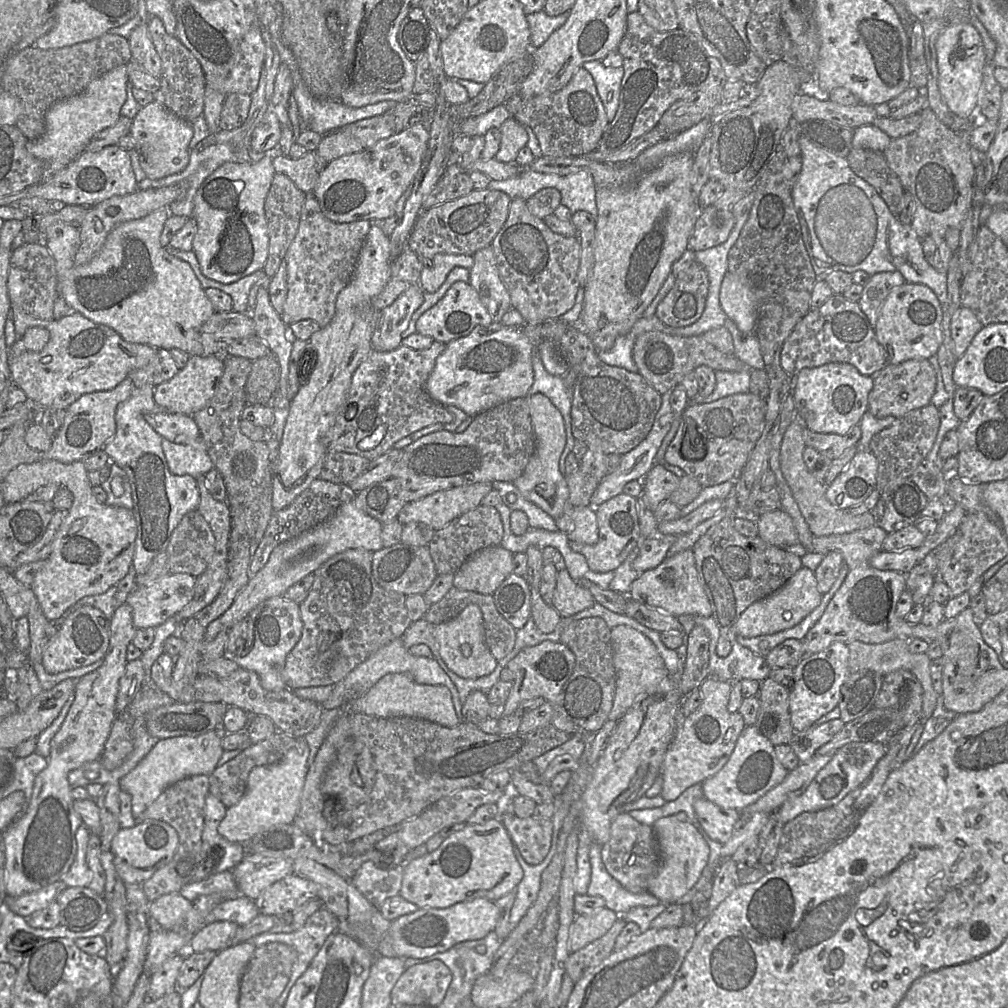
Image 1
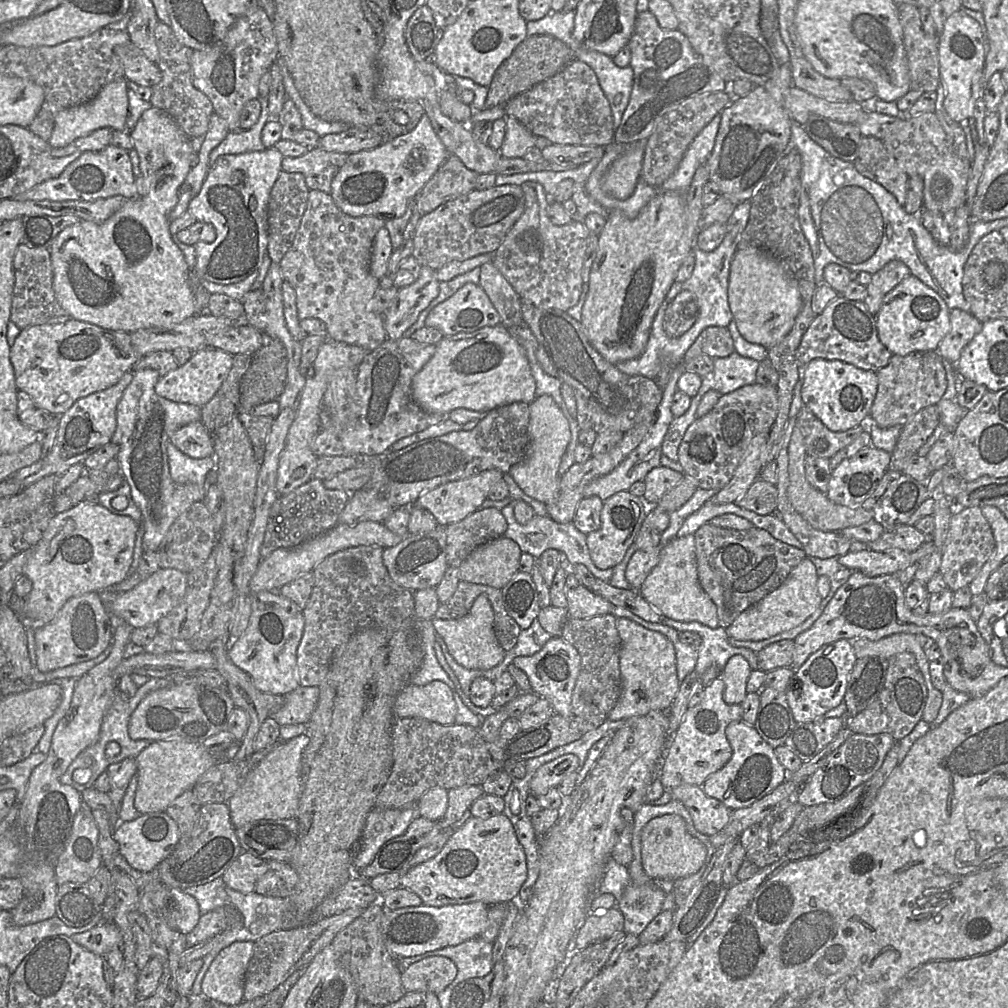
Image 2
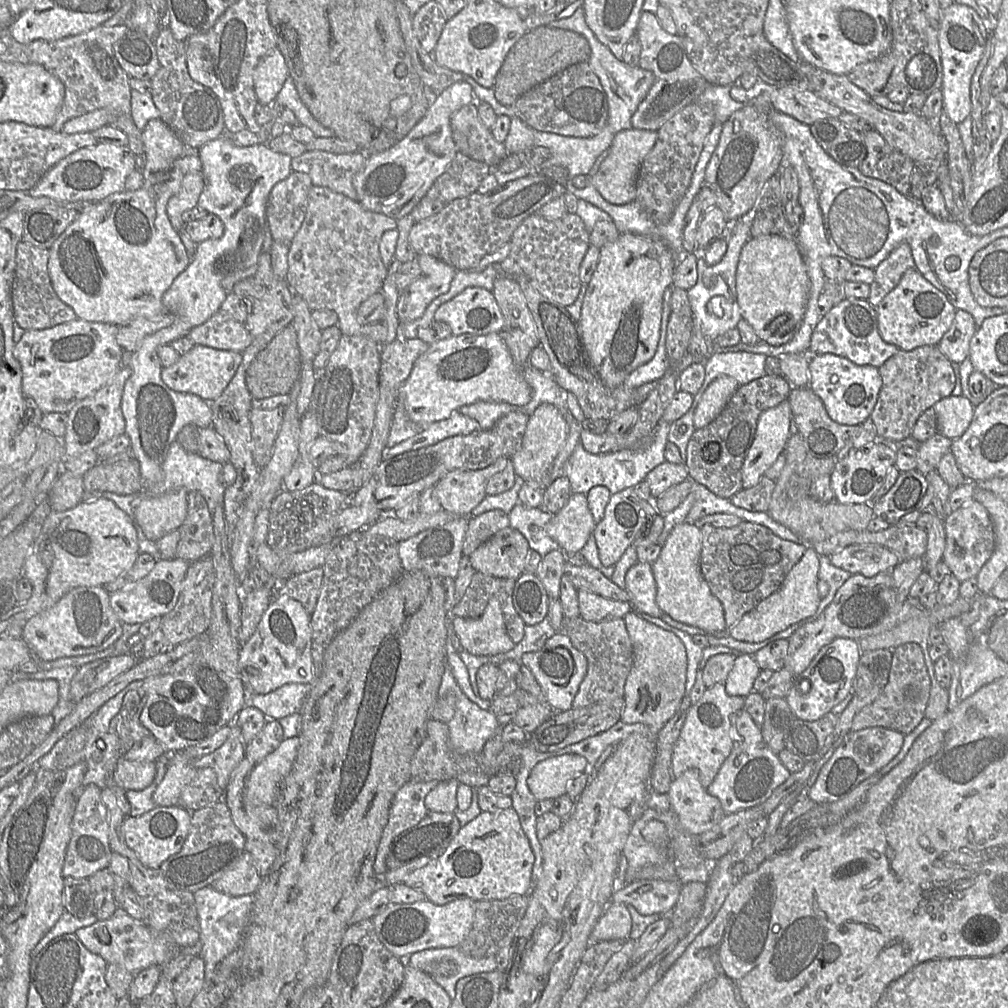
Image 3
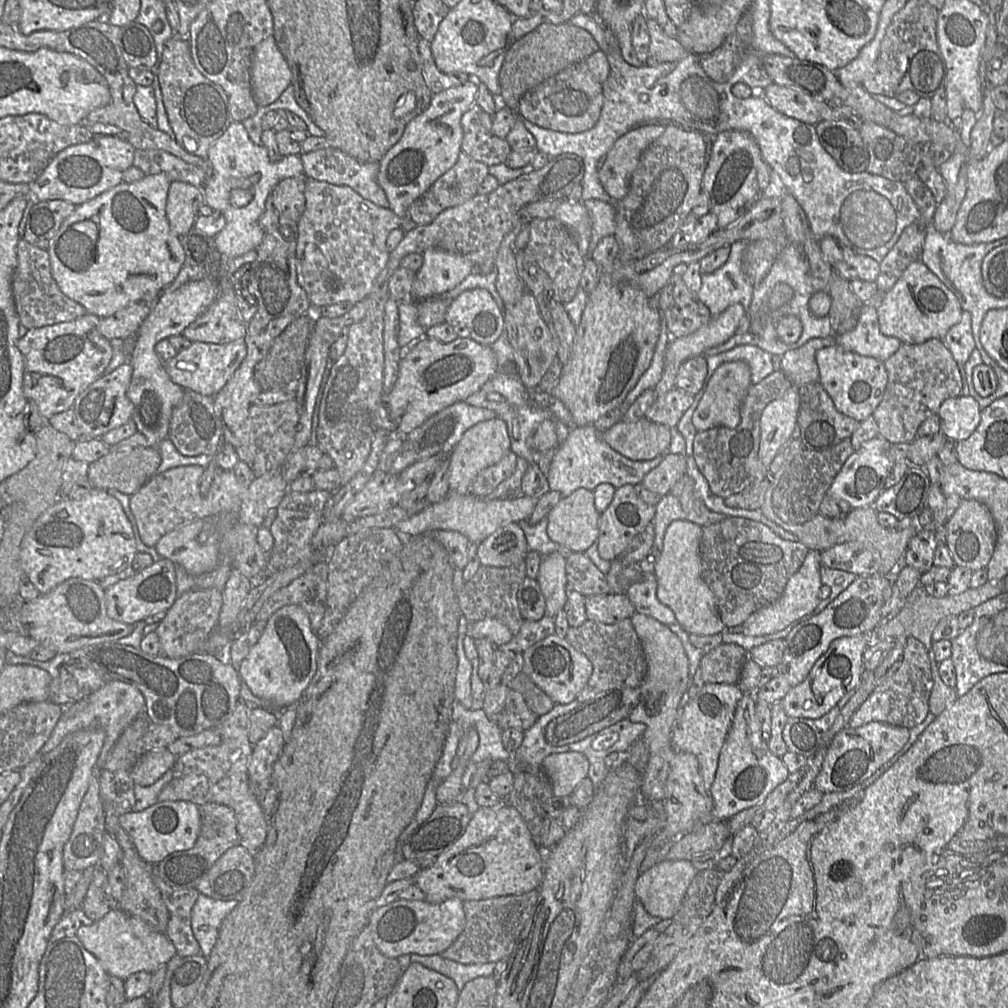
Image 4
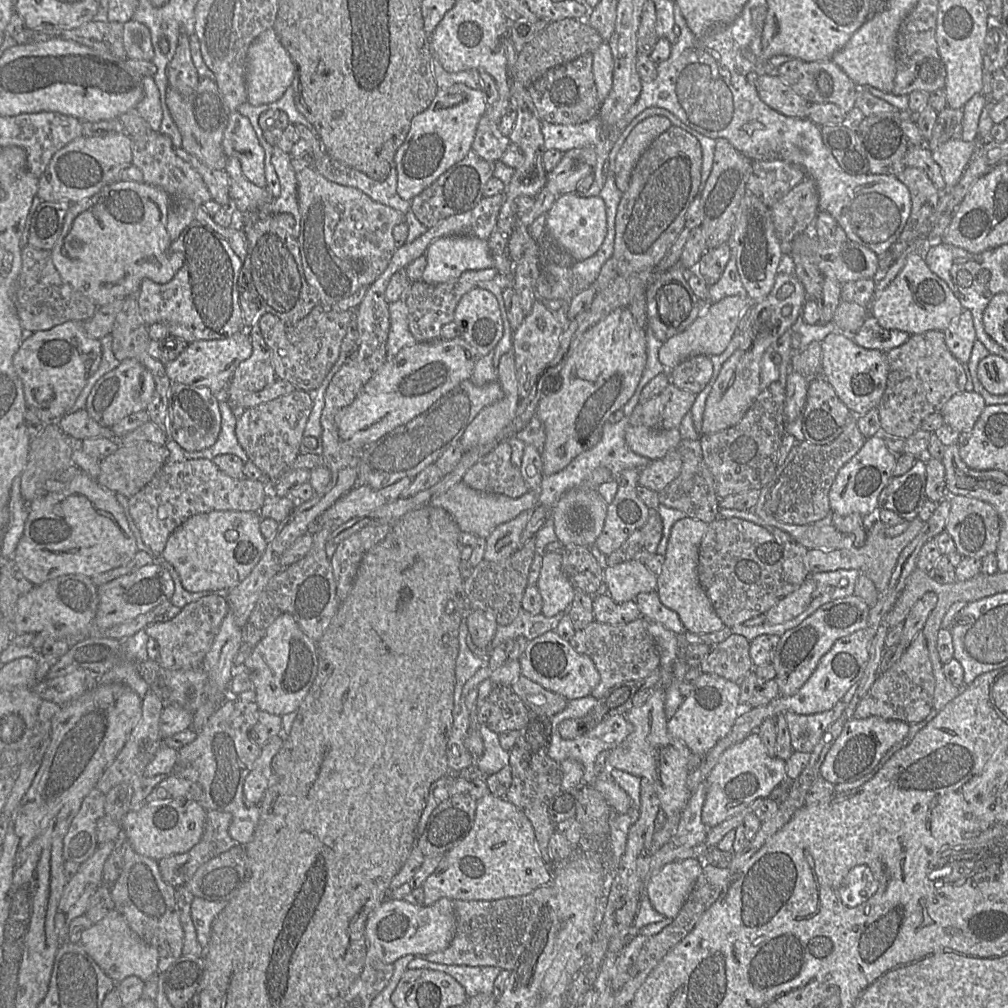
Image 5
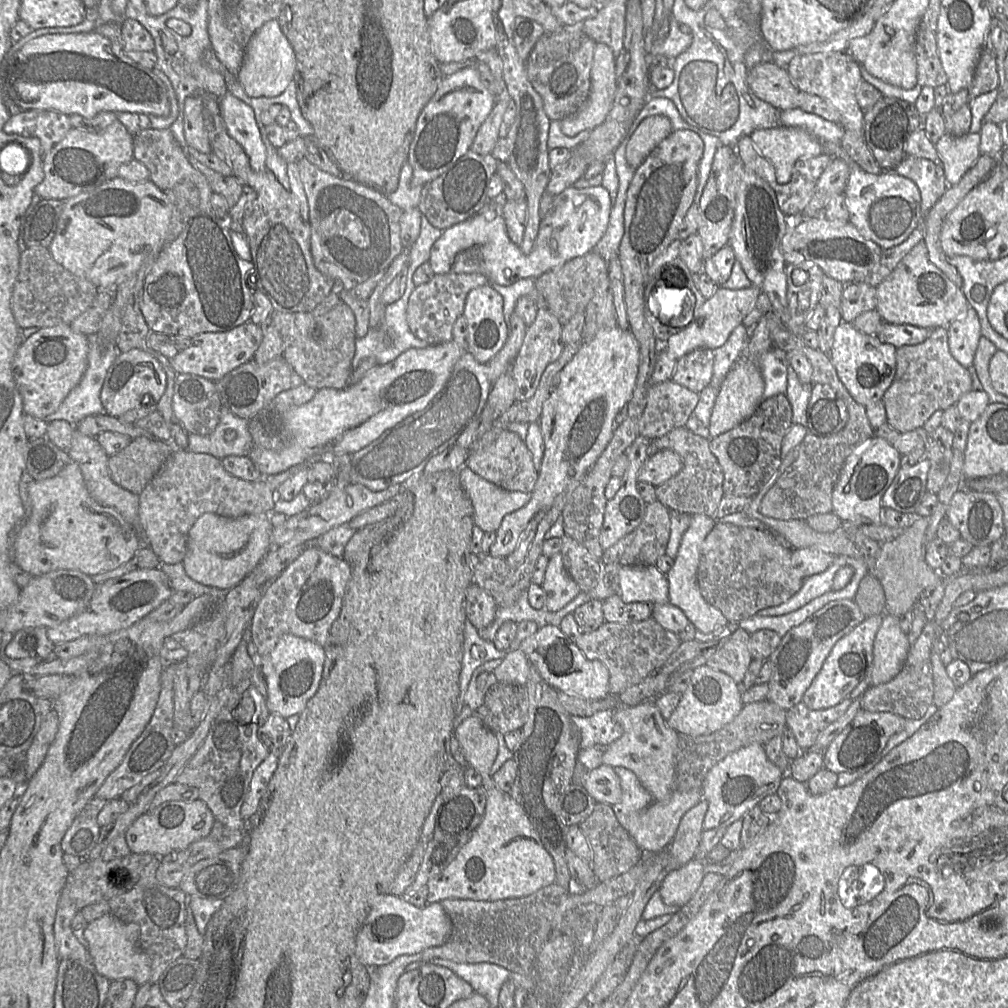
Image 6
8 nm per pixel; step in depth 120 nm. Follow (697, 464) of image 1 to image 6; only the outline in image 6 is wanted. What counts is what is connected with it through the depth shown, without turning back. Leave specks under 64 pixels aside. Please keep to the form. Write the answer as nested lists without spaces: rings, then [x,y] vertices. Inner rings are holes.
[[[785,394],[764,399],[755,412],[733,429],[710,438],[710,450],[724,475],[724,495],[754,497],[779,468],[782,440],[792,425],[792,407]]]

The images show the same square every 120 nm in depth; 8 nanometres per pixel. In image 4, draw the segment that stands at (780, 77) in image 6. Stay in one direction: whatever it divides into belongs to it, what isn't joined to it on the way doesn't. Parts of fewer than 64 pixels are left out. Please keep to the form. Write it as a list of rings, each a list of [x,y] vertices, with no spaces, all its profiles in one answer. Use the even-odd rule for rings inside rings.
[[[774,82],[764,88],[764,98],[778,112],[812,125],[826,120],[832,106],[796,88]]]

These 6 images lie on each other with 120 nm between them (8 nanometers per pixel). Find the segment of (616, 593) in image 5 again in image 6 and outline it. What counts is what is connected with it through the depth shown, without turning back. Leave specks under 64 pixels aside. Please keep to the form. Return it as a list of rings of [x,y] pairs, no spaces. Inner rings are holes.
[[[622,565],[619,570],[618,594],[625,603],[669,603],[668,580],[655,565]]]

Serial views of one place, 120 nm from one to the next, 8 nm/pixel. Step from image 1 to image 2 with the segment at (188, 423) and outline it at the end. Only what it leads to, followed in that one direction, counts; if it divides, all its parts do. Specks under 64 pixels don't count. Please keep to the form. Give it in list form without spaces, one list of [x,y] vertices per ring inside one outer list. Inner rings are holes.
[[[201,421],[192,422],[179,428],[170,437],[170,443],[194,459],[214,456],[212,434]]]

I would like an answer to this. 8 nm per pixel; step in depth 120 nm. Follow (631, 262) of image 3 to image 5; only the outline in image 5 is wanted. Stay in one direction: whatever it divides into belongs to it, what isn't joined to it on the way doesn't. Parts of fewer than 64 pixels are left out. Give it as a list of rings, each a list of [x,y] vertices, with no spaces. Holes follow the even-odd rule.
[[[628,307],[614,310],[581,336],[561,370],[561,388],[553,394],[542,396],[537,406],[536,416],[543,423],[546,436],[541,453],[544,476],[564,469],[580,453],[591,449],[599,442],[608,418],[633,396],[643,375],[646,361],[646,332],[637,325]]]

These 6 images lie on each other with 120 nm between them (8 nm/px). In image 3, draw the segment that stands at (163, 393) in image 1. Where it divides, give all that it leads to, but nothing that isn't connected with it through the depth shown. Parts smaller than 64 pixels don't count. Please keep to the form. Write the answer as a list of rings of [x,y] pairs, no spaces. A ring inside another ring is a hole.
[[[203,345],[194,347],[172,366],[163,368],[161,378],[173,391],[190,393],[199,396],[207,402],[216,400],[227,388],[242,362],[242,353],[219,350]]]

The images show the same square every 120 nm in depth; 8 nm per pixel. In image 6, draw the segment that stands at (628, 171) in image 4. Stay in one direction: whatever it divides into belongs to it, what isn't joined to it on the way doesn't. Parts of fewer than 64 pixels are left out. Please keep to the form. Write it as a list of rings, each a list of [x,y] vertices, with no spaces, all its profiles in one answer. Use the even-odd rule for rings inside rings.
[[[663,115],[646,117],[631,135],[625,151],[627,163],[633,169],[672,132],[670,120]]]

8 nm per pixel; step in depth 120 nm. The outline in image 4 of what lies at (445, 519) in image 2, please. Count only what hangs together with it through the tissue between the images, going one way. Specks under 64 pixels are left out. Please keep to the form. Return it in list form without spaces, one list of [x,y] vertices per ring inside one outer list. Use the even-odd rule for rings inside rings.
[[[498,417],[479,422],[467,429],[449,454],[449,493],[467,494],[476,475],[498,463],[510,451],[507,424]]]

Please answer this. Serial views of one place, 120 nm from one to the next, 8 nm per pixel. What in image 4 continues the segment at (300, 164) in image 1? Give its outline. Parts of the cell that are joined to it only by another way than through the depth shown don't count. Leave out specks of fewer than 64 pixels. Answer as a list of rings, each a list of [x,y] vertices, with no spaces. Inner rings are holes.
[[[332,147],[301,154],[300,157],[303,163],[303,173],[308,178],[334,185],[349,186],[364,199],[383,208],[389,208],[387,196],[377,182],[379,163],[360,162],[347,153]]]

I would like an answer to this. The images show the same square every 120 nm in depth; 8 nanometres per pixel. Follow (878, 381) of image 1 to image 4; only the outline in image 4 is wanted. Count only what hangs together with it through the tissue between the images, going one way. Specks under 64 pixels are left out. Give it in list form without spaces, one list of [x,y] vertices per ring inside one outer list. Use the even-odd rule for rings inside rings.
[[[932,338],[920,344],[901,344],[883,363],[887,372],[887,385],[881,402],[872,414],[878,426],[878,436],[891,444],[911,443],[917,437],[922,422],[936,415],[944,400],[961,394],[962,379],[957,362],[941,339]]]

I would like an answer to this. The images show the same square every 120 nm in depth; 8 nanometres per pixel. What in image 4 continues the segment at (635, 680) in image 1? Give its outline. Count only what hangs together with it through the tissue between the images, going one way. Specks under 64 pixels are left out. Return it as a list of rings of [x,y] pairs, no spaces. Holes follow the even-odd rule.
[[[638,612],[632,615],[631,622],[645,653],[647,673],[639,686],[639,703],[628,719],[633,723],[645,724],[646,730],[641,738],[624,752],[624,761],[621,764],[632,765],[642,774],[650,754],[672,747],[671,731],[677,719],[677,707],[688,689],[689,662],[681,640],[668,626]]]

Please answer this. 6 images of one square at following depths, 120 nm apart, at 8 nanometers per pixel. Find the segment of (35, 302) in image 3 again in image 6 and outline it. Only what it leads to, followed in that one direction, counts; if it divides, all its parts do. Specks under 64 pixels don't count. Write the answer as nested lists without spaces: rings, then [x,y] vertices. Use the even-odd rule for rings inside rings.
[[[26,248],[20,255],[19,273],[11,297],[11,310],[21,329],[70,325],[88,309],[98,290],[90,281],[72,274],[58,264],[48,248]]]

